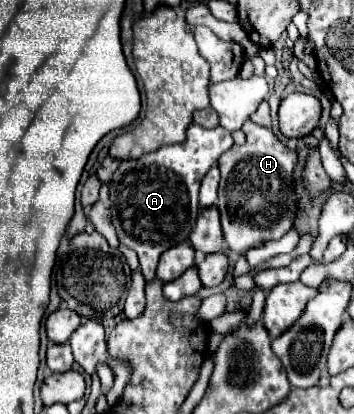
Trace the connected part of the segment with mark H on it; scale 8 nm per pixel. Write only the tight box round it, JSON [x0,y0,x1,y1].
[217,120,297,254]

